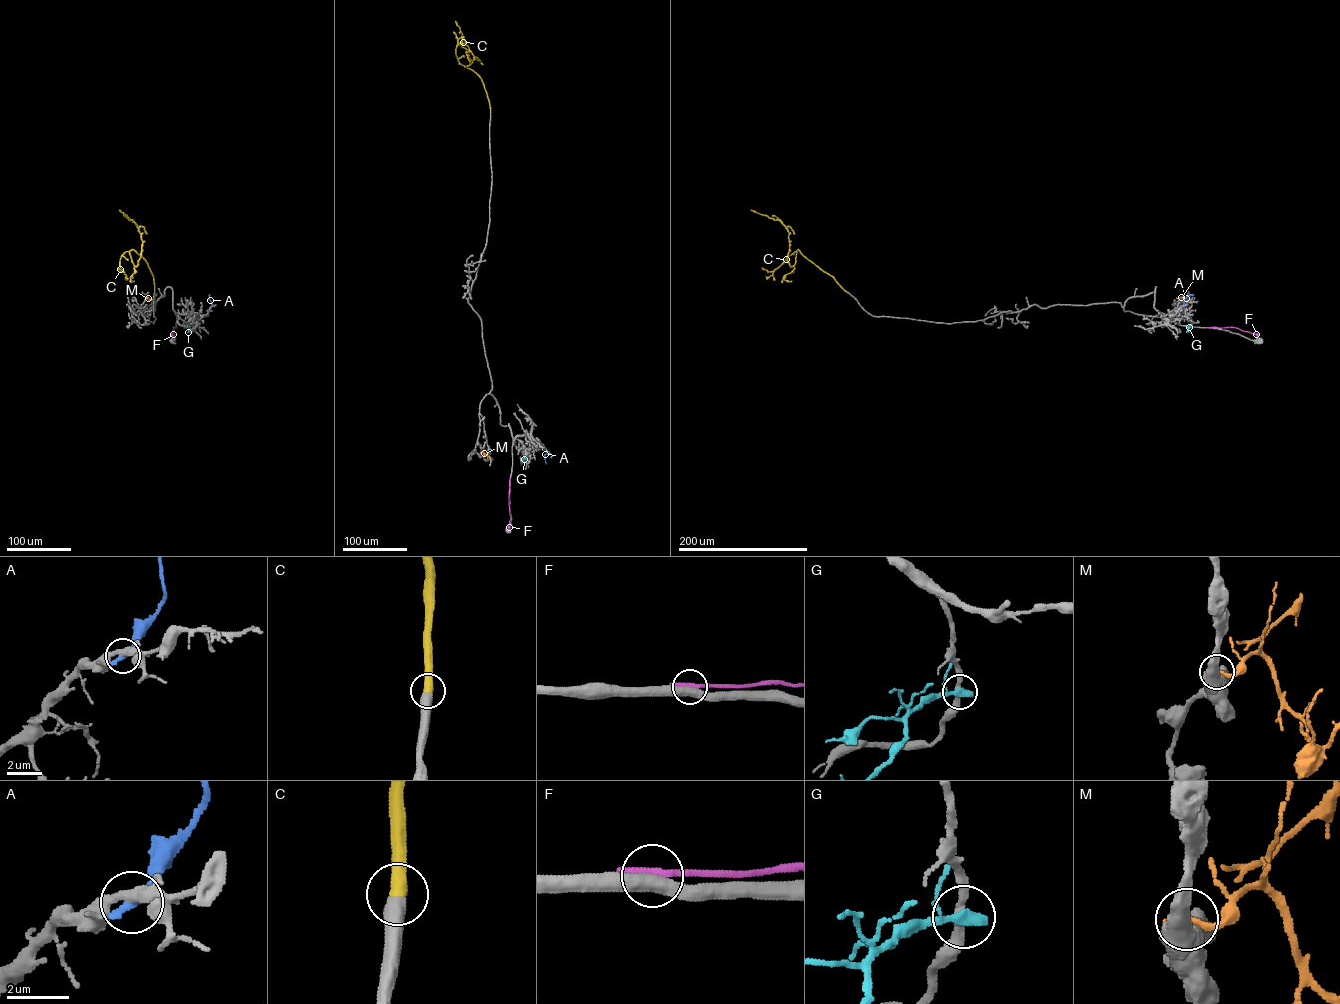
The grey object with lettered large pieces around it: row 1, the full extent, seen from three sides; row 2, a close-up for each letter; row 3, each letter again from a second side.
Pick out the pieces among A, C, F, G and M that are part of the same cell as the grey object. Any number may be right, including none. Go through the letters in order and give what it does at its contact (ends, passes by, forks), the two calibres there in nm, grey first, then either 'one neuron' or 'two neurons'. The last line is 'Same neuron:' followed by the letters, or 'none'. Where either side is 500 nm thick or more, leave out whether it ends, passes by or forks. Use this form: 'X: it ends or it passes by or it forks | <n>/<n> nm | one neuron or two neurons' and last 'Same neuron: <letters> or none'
A: it ends | 320/360 nm | two neurons
C: 650/550 nm | one neuron
F: it ends | 440/320 nm | two neurons
G: it passes by | 260/300 nm | two neurons
M: 900/170 nm | two neurons
Same neuron: C

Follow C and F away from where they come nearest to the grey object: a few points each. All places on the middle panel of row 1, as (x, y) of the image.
C: (490, 117), (483, 82), (465, 66), (474, 57), (478, 59), (465, 44), (455, 21)
F: (510, 478), (509, 528)

